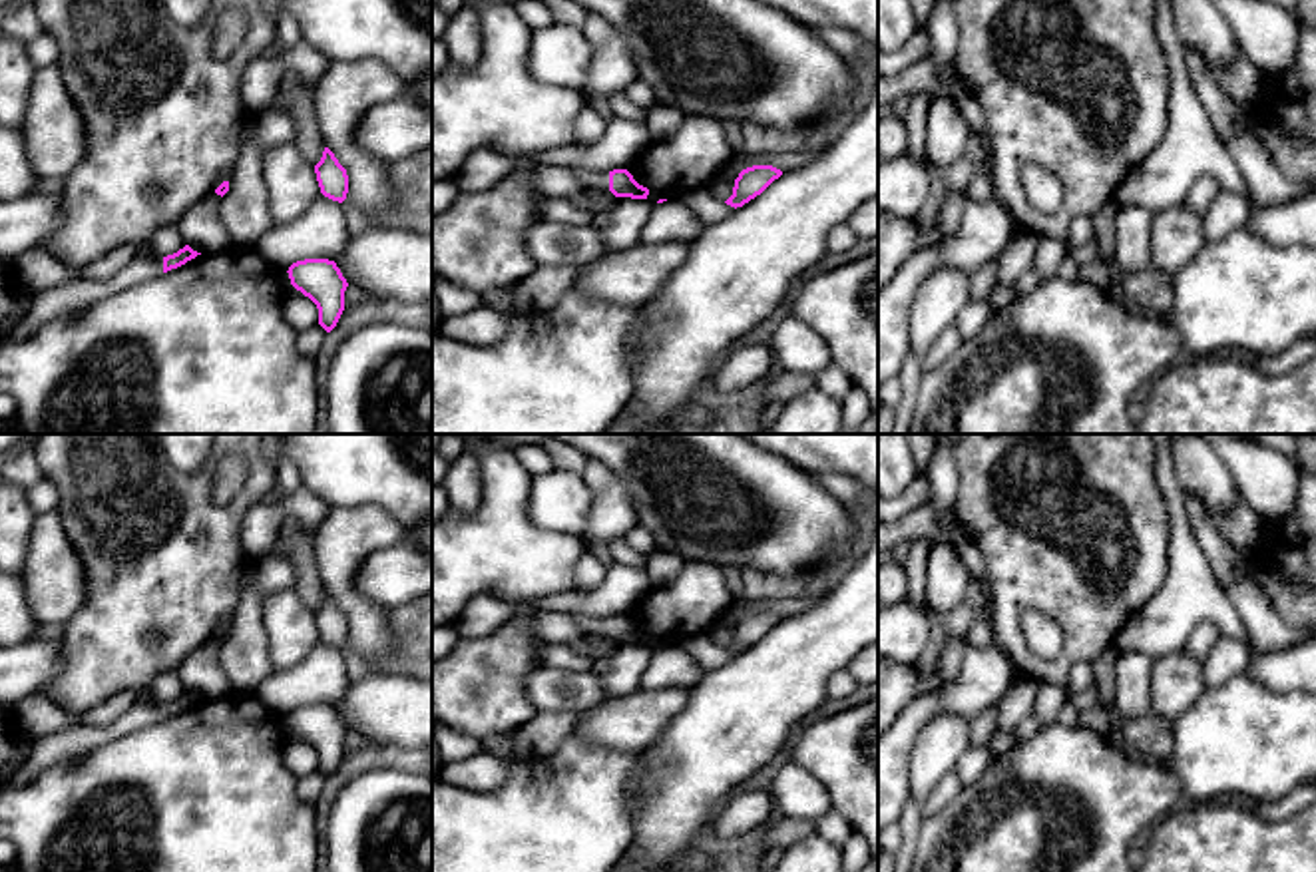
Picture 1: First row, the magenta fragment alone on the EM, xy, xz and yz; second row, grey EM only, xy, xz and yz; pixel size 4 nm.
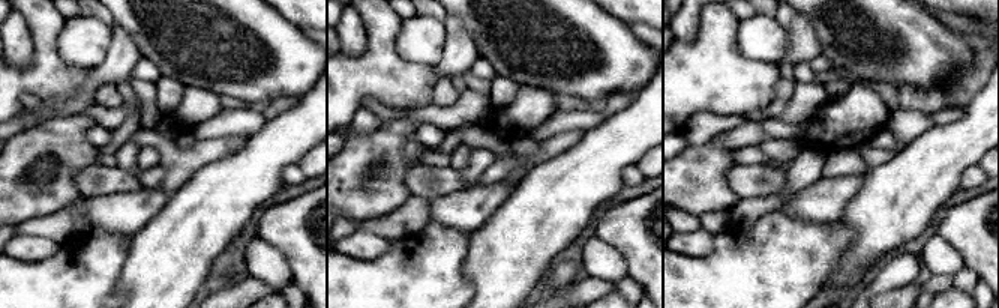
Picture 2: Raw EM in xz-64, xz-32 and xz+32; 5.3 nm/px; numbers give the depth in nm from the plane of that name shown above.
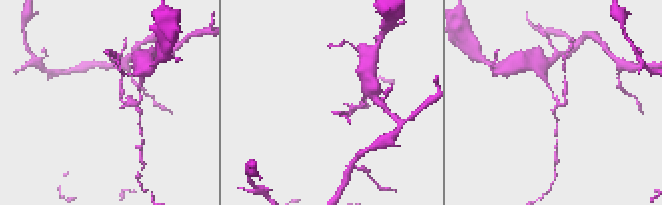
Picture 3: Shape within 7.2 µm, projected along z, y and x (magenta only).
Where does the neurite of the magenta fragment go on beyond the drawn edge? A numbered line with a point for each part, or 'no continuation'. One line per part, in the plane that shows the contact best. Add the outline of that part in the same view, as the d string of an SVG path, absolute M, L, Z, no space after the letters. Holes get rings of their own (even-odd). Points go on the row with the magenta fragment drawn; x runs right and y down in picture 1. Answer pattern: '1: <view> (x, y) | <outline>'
1: xz (586, 178) | M571 169L571 171L585 189L599 187L609 191L609 171L589 171L589 169Z

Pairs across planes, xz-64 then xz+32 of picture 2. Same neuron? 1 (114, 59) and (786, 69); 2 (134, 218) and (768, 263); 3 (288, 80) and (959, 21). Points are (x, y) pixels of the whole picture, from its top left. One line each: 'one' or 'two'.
1: two
2: two
3: two

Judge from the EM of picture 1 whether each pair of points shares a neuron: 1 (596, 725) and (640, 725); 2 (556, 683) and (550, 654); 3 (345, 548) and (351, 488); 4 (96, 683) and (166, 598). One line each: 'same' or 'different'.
1: same
2: different
3: different
4: same

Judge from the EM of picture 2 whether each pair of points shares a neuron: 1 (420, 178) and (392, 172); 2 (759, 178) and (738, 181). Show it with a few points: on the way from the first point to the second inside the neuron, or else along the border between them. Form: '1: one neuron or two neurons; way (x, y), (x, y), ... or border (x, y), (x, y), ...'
1: two neurons; border (420, 163), (405, 173), (405, 187), (411, 194)
2: one neuron; way (755, 181), (743, 181)

